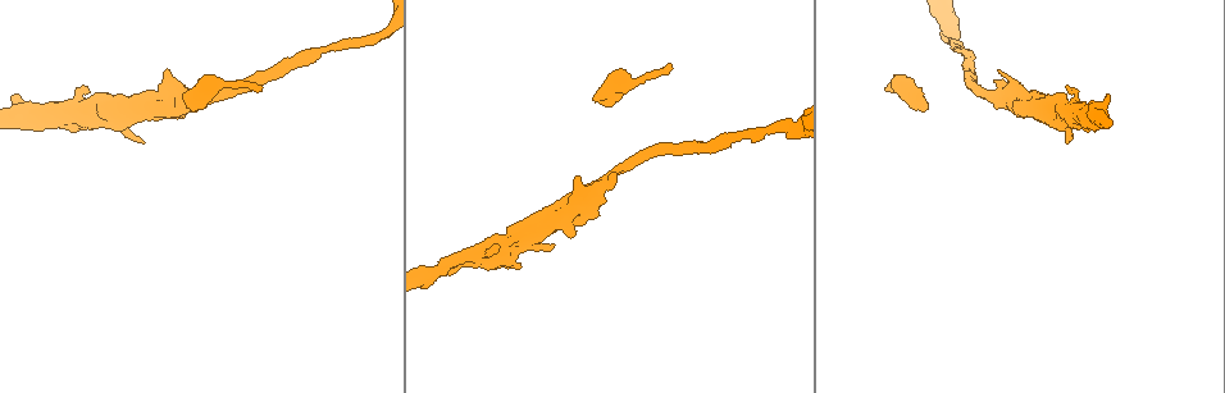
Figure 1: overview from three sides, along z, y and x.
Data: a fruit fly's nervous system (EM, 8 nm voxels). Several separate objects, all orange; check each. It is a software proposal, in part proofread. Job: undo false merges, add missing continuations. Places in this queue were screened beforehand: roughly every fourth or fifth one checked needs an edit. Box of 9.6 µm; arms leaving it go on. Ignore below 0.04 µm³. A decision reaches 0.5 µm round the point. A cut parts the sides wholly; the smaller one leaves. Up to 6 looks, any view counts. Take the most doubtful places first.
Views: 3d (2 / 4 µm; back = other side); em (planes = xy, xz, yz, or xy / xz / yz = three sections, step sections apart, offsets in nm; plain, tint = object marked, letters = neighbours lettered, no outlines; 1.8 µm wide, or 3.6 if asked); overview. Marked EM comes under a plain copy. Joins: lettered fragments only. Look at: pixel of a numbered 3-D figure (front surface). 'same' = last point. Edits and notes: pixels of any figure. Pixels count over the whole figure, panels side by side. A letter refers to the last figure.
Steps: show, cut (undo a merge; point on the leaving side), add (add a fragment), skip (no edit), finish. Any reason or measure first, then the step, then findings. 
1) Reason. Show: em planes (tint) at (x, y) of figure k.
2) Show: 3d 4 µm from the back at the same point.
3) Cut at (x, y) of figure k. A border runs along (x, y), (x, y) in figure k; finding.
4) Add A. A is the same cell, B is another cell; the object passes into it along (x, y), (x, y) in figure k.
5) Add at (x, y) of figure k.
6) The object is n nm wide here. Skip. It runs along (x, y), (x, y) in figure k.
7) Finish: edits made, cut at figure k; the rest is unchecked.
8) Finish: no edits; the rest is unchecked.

Branch stops here. Show: 3d 2 µm from the back at (261, 89) of figure 1.

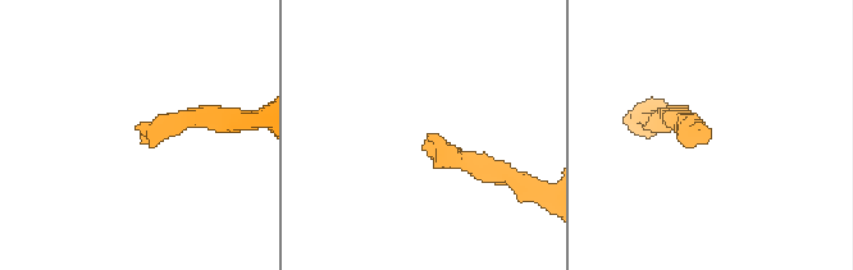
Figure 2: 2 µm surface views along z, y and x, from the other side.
Need the tissue. Show: em xy step 16 (letters) at (140, 143) of figure 2.

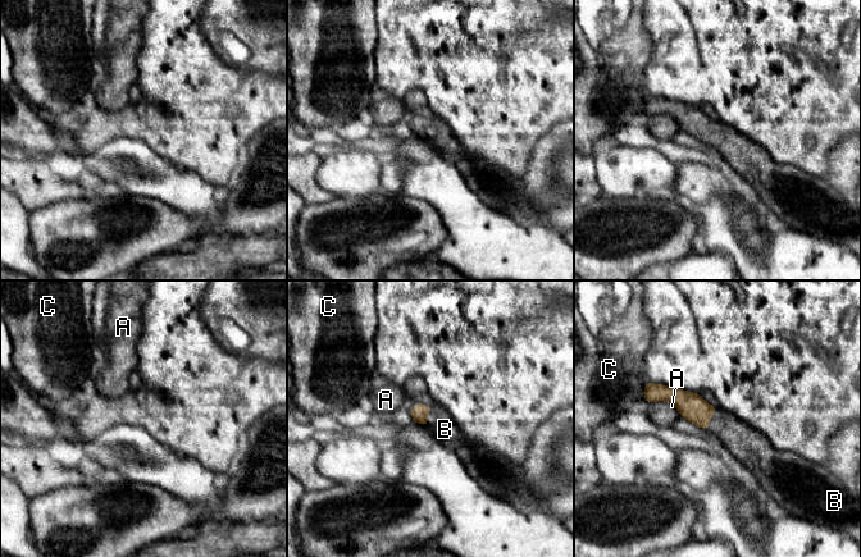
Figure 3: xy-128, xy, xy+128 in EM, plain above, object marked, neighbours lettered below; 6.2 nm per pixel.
Add B. B is the same cell, A and C are other cells; the object passes into it along (691, 406), (710, 418), (742, 441) in figure 3; it goes on there.

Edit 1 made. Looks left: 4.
Calibre changes. Show: em planes (tint) at (582, 203) of figure 1.

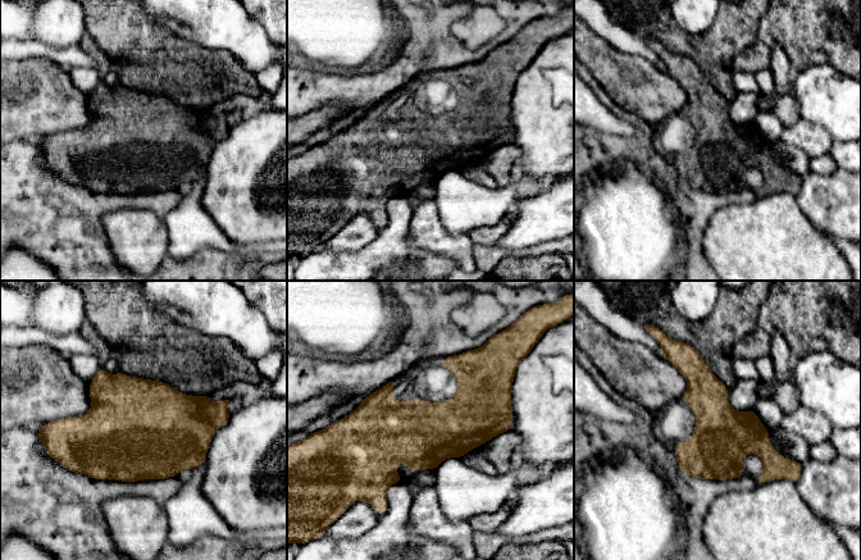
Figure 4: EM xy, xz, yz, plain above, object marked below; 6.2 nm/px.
See the neighbours. Show: em planes (letters) at the same point.

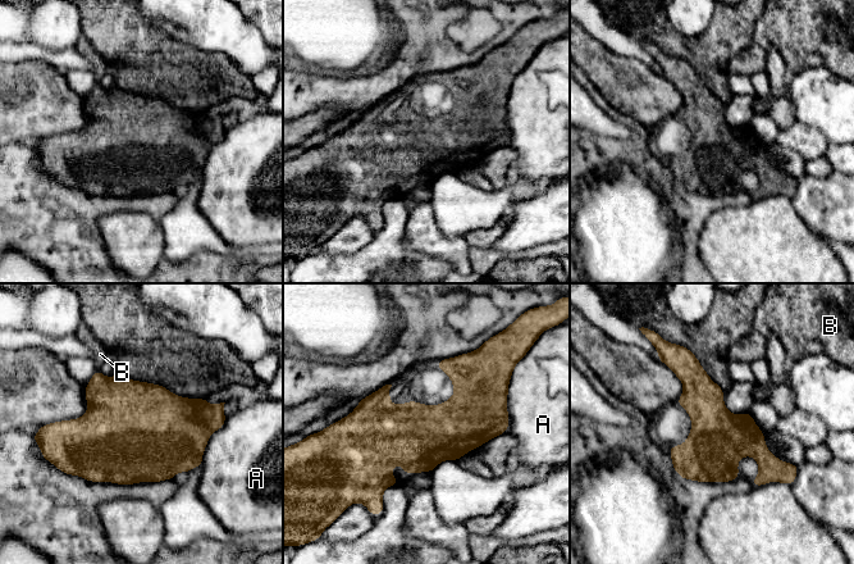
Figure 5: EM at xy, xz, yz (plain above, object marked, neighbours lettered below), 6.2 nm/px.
The object is 360 nm wide here. Skip. A and B are other cells; it runs along (686, 355), (702, 398), (770, 478) in figure 5; continuous, no second neuron.

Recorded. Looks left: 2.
Branch stops here. Show: 3d 4 µm at (86, 88) of figure 1.

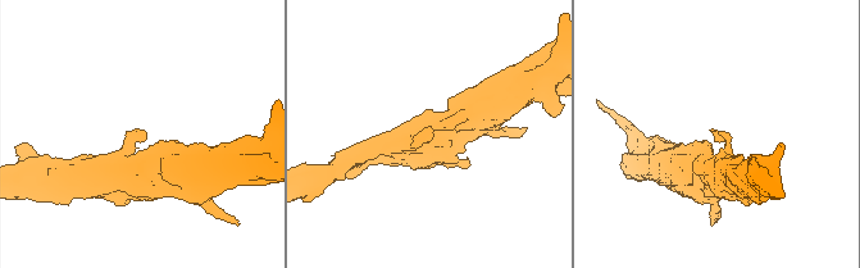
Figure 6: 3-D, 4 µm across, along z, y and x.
Show: em planes (letters) at (428, 128) of figure 6.

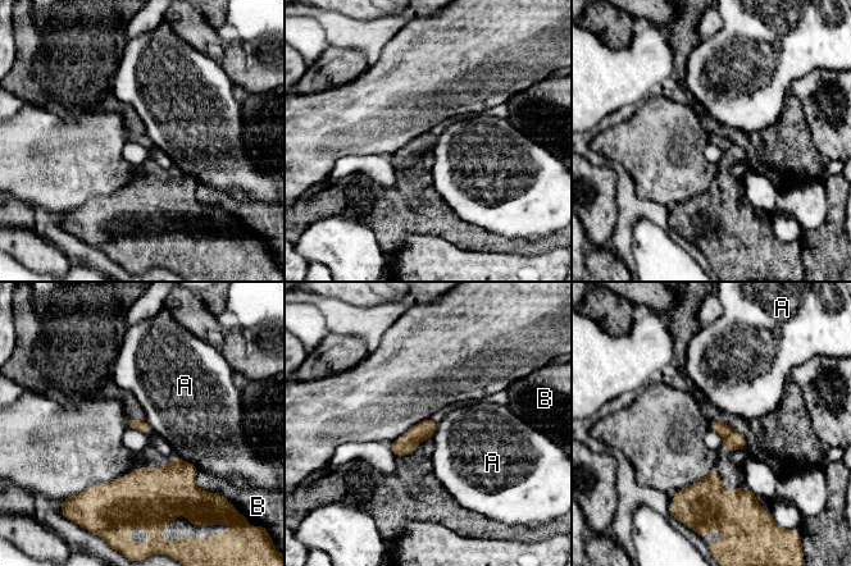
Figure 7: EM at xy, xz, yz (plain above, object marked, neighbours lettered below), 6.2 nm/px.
Skip. A and B are other cells; a border runs along (178, 455), (199, 469) in figure 7; no lettered fragment goes on from it.

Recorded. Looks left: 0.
Finish: edits made, add at figure 3; the rest is unchecked.

